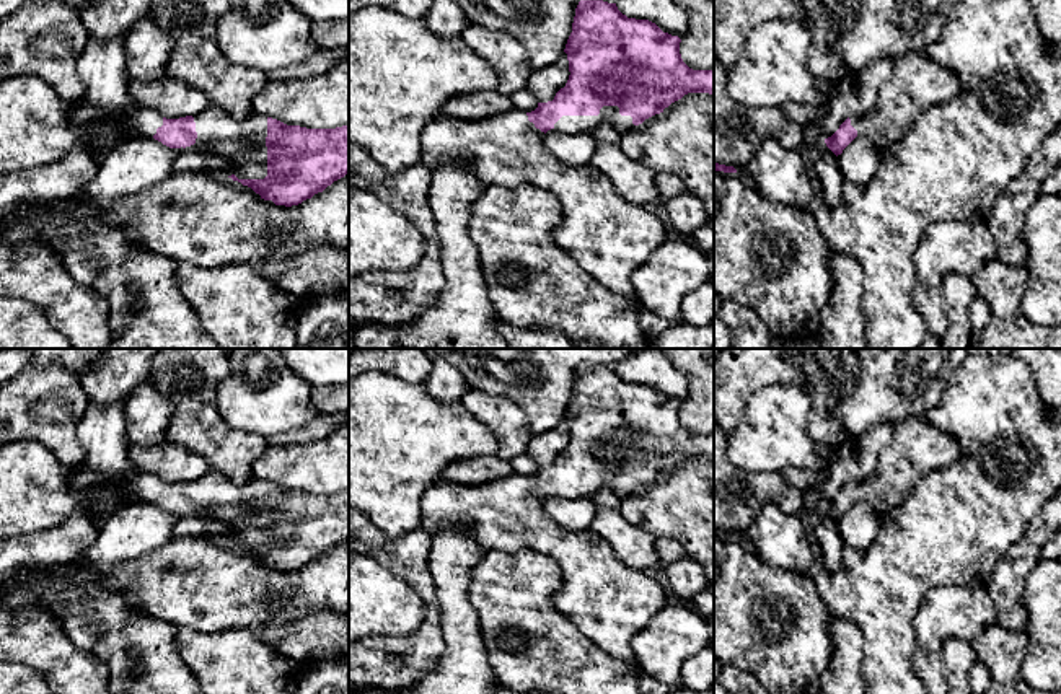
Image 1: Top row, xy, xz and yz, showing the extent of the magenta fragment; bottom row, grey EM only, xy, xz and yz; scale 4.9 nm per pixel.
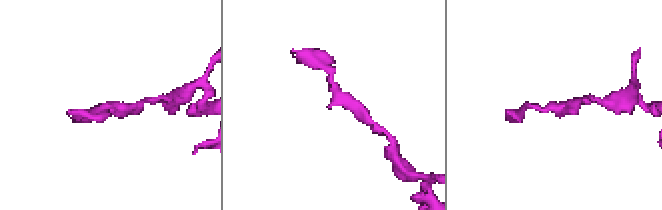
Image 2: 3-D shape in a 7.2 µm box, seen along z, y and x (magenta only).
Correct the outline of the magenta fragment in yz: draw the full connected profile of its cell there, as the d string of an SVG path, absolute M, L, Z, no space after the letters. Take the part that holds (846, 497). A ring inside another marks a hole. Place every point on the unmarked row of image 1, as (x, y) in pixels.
M924 419L896 422L875 474L847 482L825 508L836 521L856 502L867 502L878 513L888 512L906 502L926 474L952 466L958 458L960 446L950 433Z

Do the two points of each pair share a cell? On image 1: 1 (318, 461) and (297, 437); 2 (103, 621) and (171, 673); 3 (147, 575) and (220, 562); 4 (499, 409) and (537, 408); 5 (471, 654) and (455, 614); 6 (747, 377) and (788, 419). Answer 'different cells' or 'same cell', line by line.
1: different cells
2: same cell
3: same cell
4: different cells
5: same cell
6: different cells

